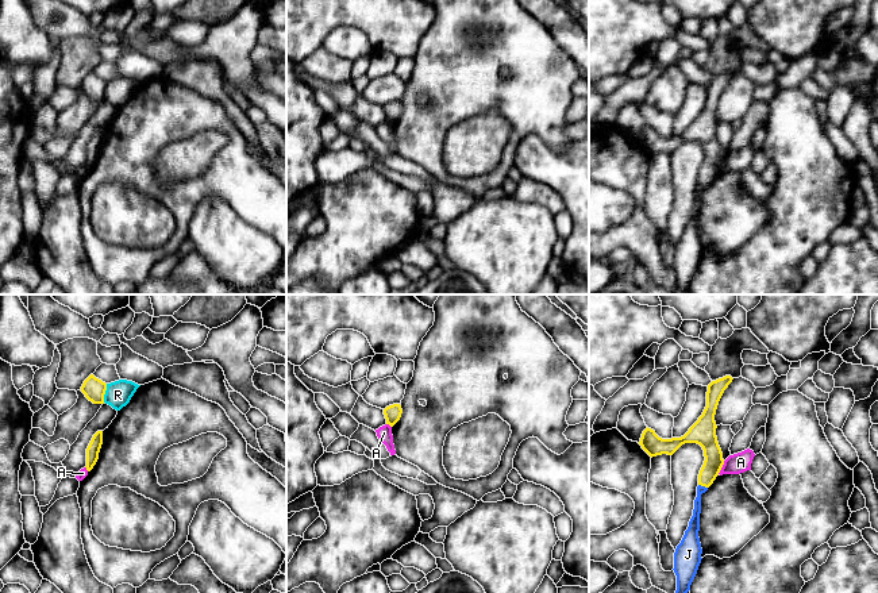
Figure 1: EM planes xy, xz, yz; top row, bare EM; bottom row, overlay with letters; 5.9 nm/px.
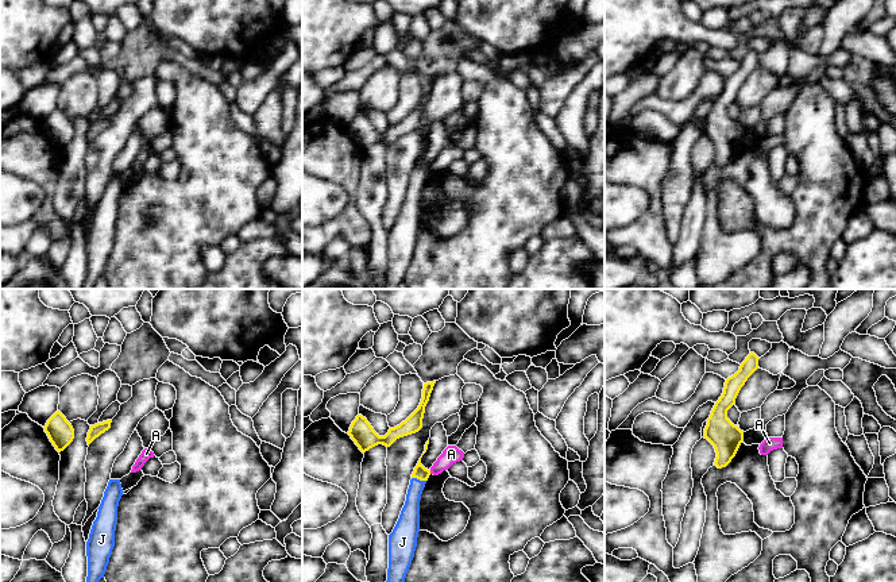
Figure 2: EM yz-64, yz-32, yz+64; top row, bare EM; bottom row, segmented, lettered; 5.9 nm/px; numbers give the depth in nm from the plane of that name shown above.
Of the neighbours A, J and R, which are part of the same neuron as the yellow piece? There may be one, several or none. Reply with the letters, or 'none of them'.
J

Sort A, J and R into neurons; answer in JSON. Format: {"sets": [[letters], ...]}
{"sets": [["A"], ["J"], ["R"]]}

